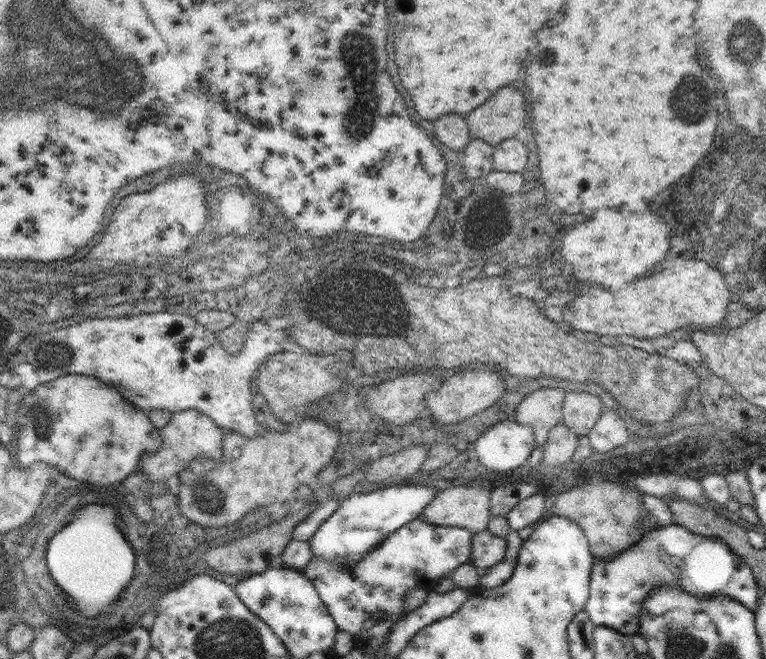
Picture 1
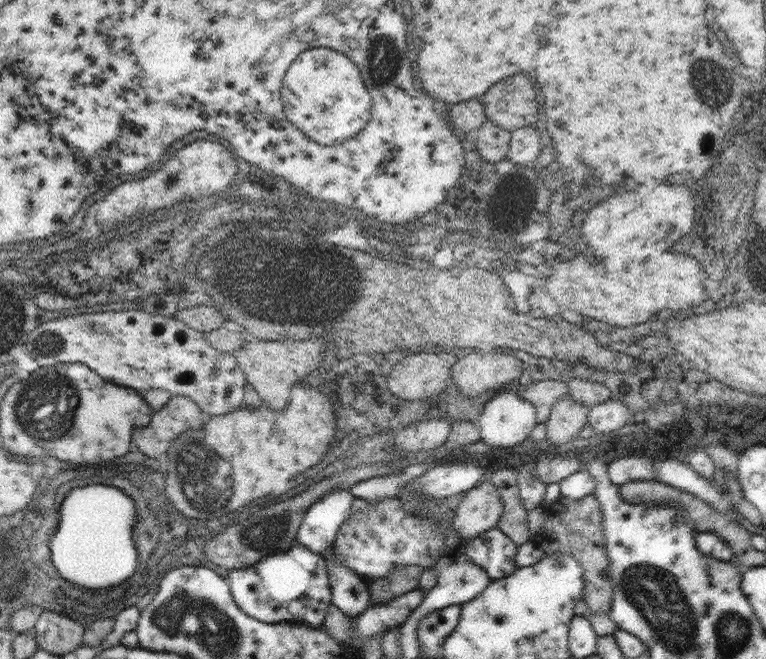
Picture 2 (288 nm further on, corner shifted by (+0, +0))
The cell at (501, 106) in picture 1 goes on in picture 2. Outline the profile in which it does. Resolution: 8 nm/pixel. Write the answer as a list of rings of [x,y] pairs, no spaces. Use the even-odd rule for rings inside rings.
[[[515,74],[495,82],[481,96],[481,104],[485,108],[487,120],[511,134],[537,122],[539,106],[535,96],[537,92],[533,90],[533,84],[527,82],[523,74]]]

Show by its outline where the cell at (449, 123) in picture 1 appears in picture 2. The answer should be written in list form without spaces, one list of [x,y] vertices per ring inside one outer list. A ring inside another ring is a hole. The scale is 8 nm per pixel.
[[[479,98],[449,106],[449,124],[451,124],[451,128],[457,128],[457,130],[461,130],[469,136],[475,136],[475,130],[483,122],[487,122],[487,114],[485,114],[485,108],[483,108]]]

